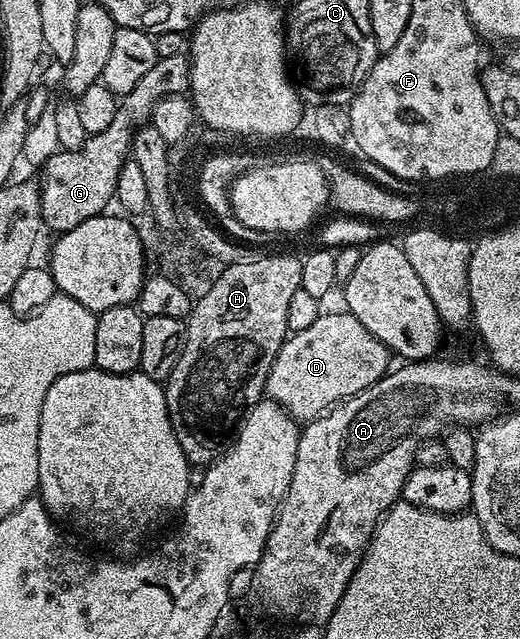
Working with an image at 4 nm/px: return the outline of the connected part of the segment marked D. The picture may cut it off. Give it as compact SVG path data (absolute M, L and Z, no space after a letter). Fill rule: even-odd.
M323 311L307 330L290 334L283 342L281 351L277 351L277 359L269 371L266 396L276 401L296 421L306 423L323 416L328 409L338 405L339 402L348 401L353 395L373 387L373 383L387 376L392 365L391 350L385 347L385 343L369 335L369 331L365 331L361 319L346 311L340 313Z

